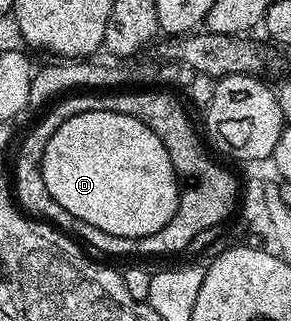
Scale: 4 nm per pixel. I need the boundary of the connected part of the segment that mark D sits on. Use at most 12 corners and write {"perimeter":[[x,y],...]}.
{"perimeter":[[76,111],[43,153],[71,216],[145,237],[179,204],[158,132]]}

